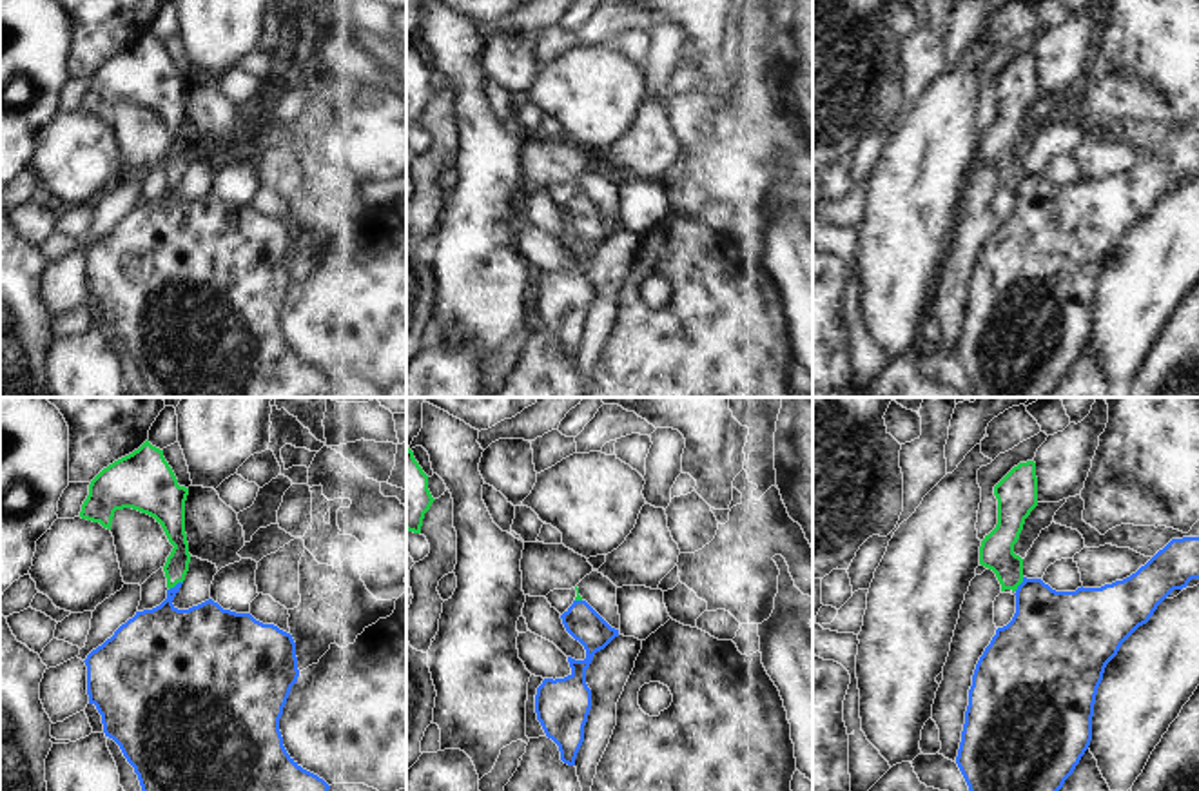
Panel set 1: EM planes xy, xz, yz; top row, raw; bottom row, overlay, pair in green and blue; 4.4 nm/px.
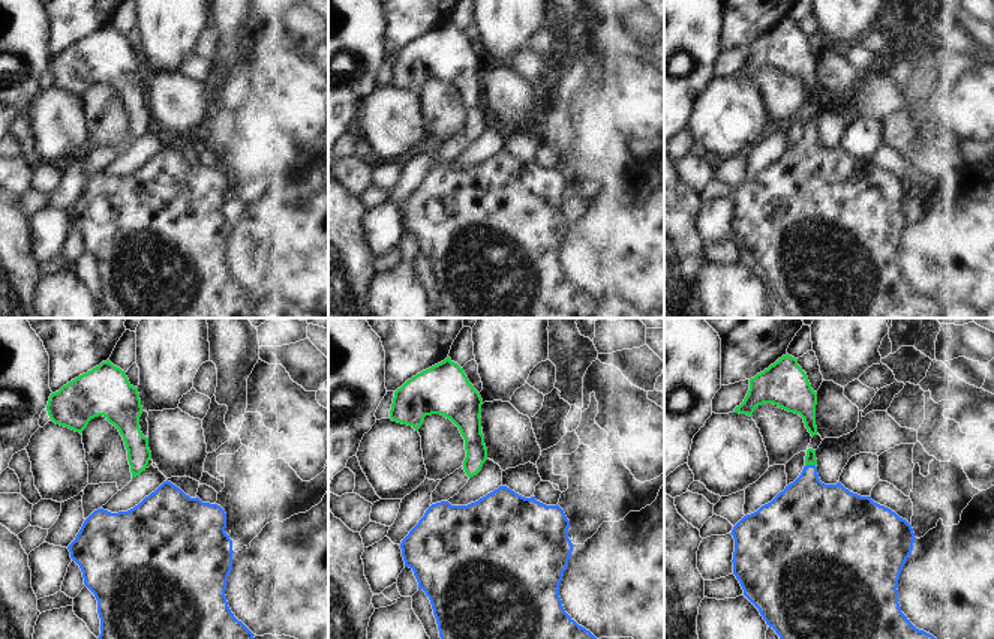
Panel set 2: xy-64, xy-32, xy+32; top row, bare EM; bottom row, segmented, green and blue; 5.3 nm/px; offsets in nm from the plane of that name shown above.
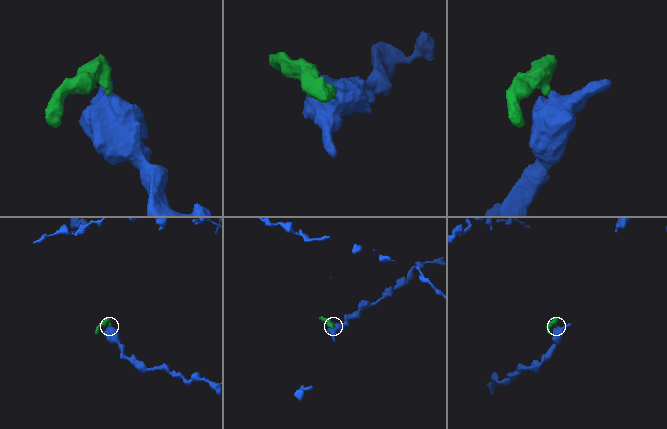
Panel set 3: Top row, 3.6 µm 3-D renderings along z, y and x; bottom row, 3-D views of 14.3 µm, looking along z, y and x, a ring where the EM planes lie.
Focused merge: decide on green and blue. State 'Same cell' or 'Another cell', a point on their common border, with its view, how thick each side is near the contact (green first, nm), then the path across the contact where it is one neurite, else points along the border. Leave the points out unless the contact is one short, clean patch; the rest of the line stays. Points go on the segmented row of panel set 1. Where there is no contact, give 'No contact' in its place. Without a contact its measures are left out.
Same cell. Touches green at xy (175, 585). Thickness 110 nm (green) against 300 nm. Path across: xy (176, 566), (175, 585), (169, 599), (169, 641)

